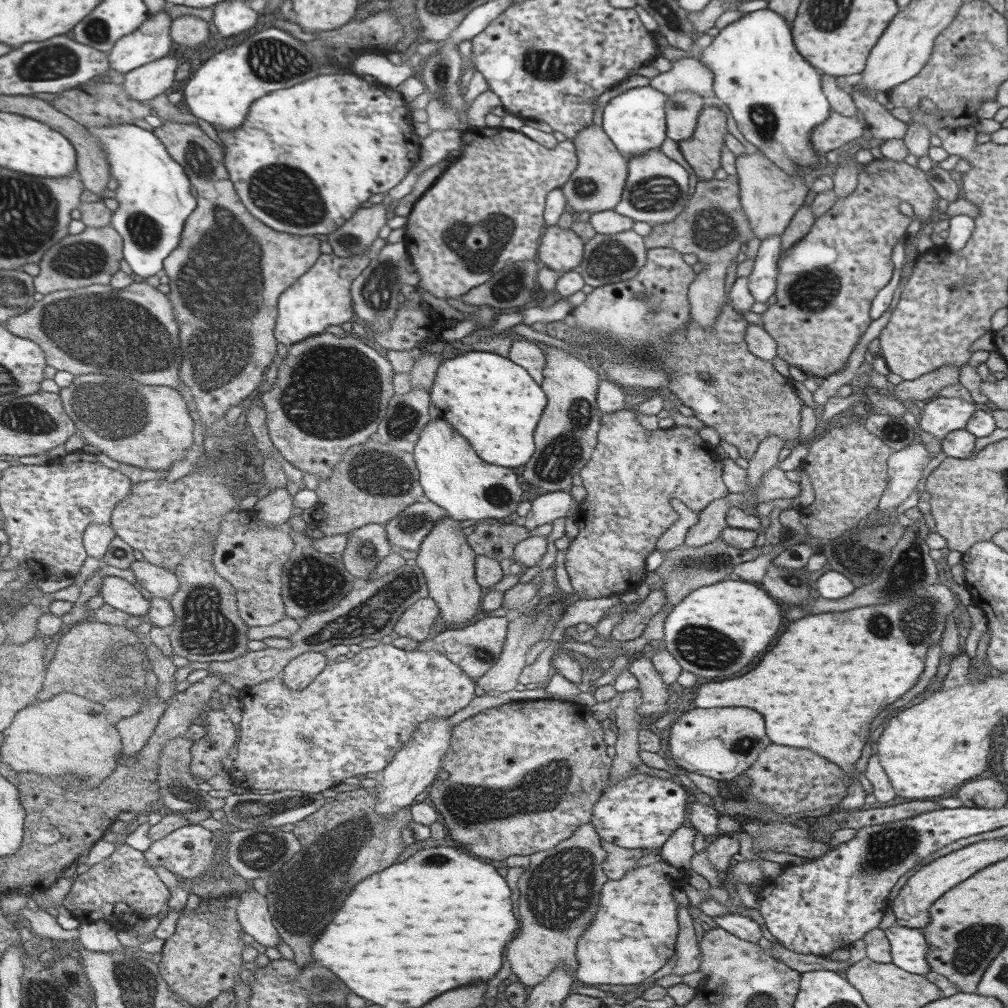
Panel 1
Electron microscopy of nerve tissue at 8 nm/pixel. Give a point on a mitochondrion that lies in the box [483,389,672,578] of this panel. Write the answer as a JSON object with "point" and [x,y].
{"point":[562,455]}

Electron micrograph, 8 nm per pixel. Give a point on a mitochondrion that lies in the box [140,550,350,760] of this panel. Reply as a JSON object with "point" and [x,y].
{"point":[206,627]}

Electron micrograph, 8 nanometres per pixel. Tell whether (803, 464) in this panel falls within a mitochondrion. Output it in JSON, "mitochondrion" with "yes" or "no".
{"mitochondrion":"no"}

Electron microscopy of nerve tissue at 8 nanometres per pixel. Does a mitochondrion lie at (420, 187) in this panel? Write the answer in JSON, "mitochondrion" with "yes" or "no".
{"mitochondrion":"no"}

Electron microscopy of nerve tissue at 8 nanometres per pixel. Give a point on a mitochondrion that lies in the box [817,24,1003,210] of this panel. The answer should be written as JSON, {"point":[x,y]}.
{"point":[962,55]}

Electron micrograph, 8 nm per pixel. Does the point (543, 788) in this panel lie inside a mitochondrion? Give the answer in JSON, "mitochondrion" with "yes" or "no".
{"mitochondrion":"yes"}

